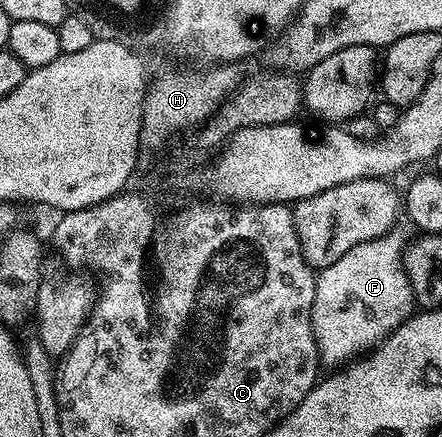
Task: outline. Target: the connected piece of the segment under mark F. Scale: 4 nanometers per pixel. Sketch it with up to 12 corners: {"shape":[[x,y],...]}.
{"shape":[[404,233],[317,273],[323,365],[377,348],[415,311]]}

